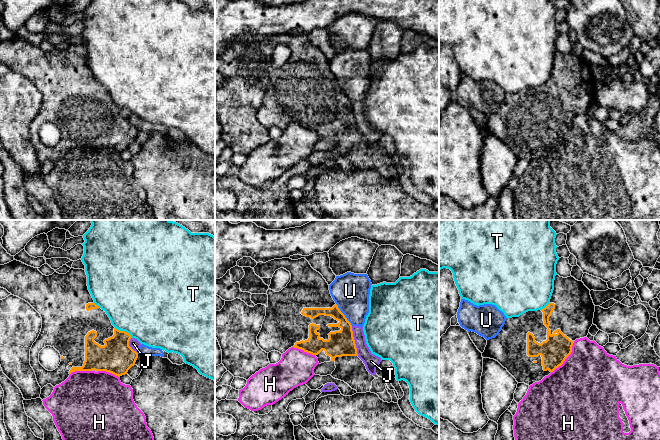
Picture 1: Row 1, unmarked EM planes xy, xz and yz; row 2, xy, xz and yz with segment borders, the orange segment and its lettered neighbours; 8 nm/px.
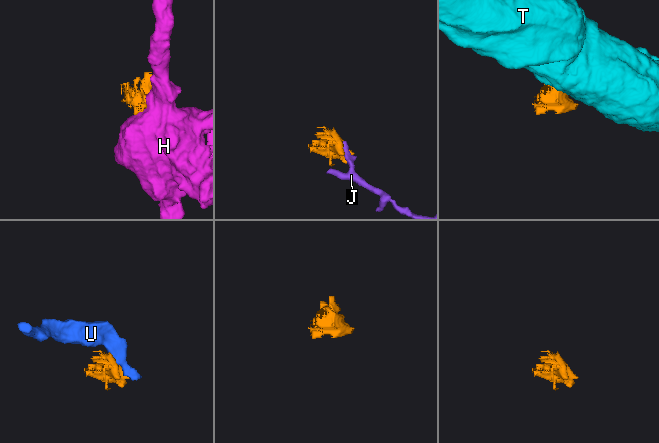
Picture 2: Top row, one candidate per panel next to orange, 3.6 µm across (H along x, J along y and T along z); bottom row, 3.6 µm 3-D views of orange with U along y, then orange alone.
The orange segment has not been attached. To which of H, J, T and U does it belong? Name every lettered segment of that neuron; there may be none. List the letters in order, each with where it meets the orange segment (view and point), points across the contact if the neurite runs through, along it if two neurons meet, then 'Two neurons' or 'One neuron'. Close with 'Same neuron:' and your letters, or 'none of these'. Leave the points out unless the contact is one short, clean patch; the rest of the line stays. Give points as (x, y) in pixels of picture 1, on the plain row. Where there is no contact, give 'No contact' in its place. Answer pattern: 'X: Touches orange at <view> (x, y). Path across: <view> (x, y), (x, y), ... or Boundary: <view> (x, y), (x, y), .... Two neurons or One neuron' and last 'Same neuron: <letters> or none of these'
H: Touches orange at yz (566, 133). Two neurons
J: Touches orange at xz (354, 117). Boundary: xz (351, 102), (358, 131). Two neurons
T: Touches orange at xy (124, 107). Two neurons
U: Touches orange at xz (343, 90). Boundary: xz (336, 79), (339, 86), (352, 101). Two neurons
Same neuron: none of these

